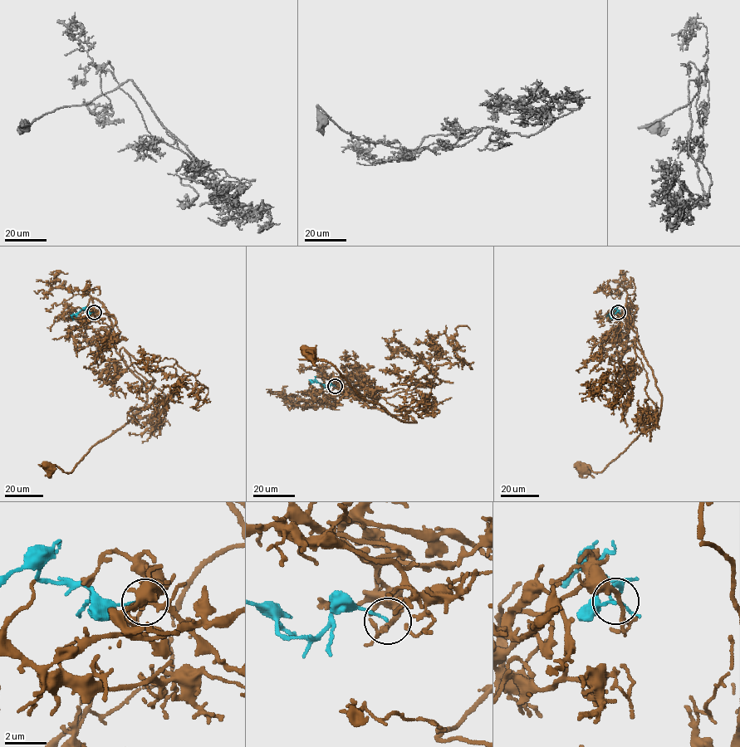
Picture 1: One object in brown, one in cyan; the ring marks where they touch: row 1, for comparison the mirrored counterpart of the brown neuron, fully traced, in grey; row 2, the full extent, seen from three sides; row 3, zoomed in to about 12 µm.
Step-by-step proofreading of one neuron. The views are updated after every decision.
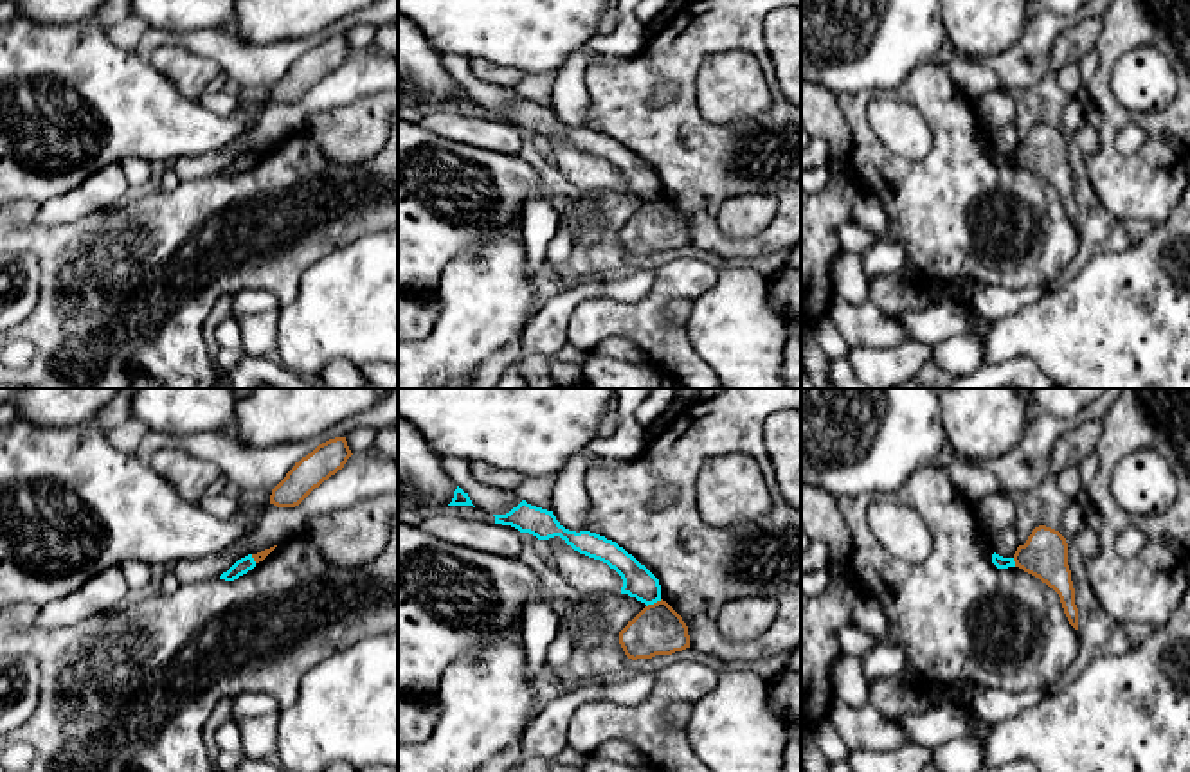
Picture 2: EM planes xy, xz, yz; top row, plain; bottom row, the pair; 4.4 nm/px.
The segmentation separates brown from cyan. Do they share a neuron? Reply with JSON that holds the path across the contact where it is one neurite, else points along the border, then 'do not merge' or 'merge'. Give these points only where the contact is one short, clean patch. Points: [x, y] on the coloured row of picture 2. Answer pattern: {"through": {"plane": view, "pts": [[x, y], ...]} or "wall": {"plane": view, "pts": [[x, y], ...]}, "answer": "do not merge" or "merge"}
{"wall": {"plane": "xz", "pts": [[661, 600], [647, 607]]}, "answer": "do not merge"}

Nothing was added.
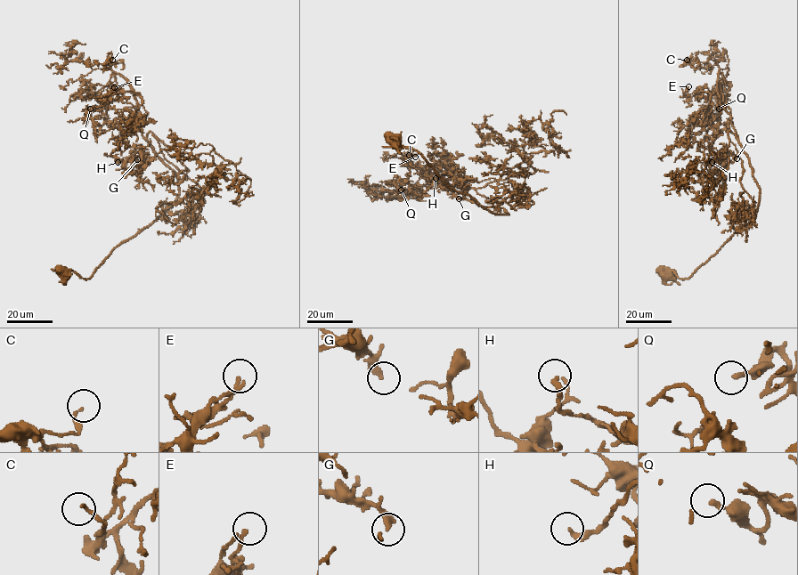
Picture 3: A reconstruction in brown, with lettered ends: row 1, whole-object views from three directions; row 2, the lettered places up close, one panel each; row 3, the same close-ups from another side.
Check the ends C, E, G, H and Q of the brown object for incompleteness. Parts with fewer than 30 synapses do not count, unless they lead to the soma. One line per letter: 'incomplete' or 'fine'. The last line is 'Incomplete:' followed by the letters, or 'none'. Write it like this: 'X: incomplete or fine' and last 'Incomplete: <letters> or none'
C: fine
E: fine
G: fine
H: fine
Q: fine
Incomplete: none

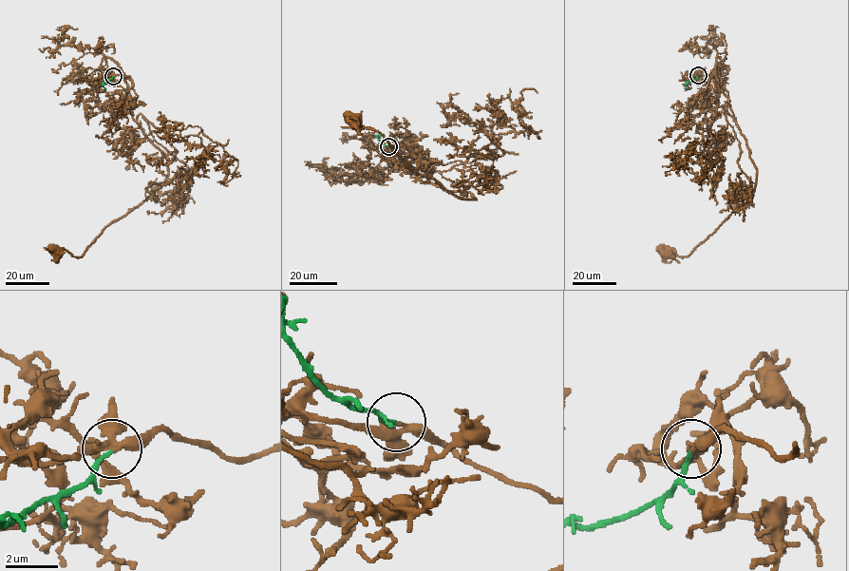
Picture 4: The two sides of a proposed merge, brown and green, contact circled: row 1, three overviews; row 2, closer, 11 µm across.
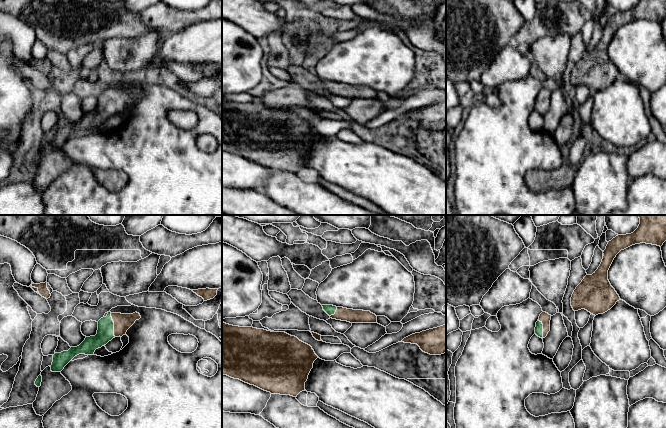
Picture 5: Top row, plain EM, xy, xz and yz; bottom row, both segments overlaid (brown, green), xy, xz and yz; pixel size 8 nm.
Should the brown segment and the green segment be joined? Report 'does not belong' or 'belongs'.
belongs

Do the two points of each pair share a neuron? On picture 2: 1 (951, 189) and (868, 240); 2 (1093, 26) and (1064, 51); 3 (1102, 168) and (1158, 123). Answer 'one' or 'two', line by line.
1: two
2: one
3: one

